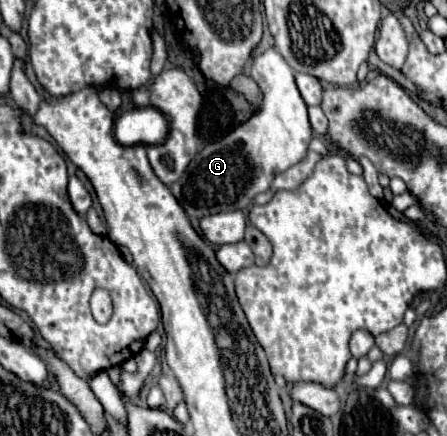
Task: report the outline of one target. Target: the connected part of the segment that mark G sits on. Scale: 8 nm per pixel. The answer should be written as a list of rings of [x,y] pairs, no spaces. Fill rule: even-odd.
[[[274,47],[266,49],[252,59],[250,77],[264,93],[260,111],[224,139],[206,145],[190,161],[184,175],[170,185],[172,195],[188,217],[202,219],[212,213],[248,207],[258,193],[268,191],[274,175],[298,163],[308,151],[308,141],[312,139],[308,107],[296,87],[294,71],[284,57]]]

